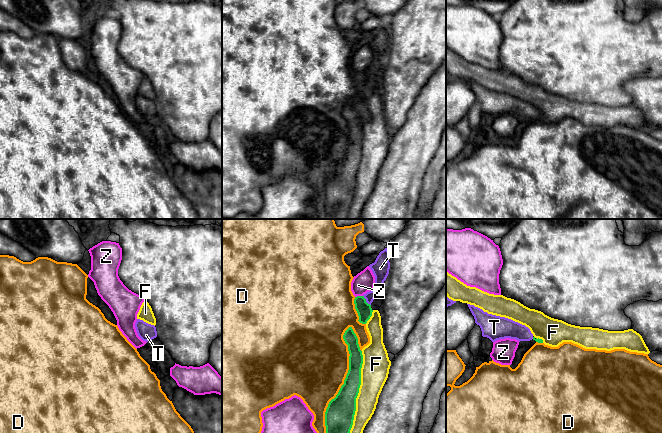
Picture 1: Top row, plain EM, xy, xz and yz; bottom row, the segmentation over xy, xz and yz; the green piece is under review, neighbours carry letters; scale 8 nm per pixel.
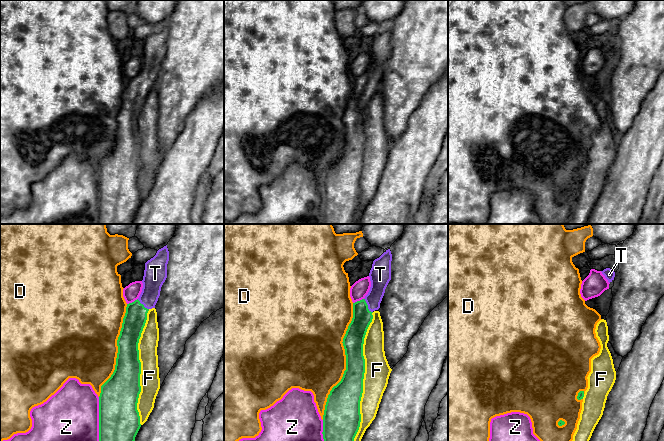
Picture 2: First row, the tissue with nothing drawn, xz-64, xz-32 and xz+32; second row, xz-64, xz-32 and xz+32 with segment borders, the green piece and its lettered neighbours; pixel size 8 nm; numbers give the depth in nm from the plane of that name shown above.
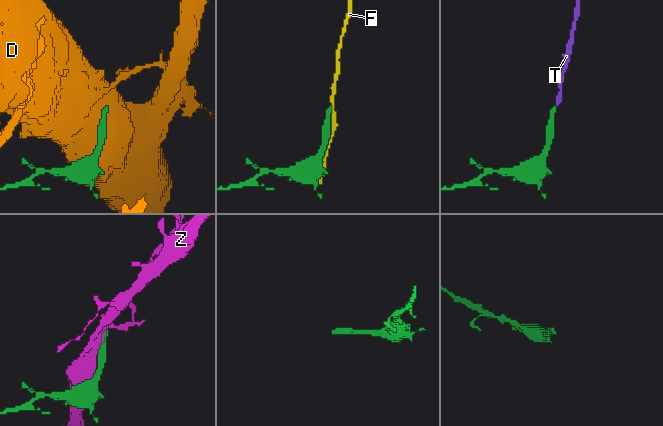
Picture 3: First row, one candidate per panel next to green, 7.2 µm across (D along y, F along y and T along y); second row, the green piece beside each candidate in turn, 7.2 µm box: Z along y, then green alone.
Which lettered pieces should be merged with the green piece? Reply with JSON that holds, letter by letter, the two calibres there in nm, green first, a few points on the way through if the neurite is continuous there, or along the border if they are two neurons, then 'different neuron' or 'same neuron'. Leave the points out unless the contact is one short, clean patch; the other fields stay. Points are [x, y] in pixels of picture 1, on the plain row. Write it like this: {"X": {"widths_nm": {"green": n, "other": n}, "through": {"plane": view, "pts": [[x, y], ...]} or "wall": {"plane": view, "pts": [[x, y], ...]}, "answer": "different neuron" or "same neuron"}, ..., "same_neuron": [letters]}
{"D": {"widths_nm": {"green": 220, "other": 480}, "answer": "different neuron"}, "F": {"widths_nm": {"green": 240, "other": 220}, "answer": "different neuron"}, "T": {"widths_nm": {"green": 120, "other": 110}, "through": {"plane": "xz", "pts": [[364, 86], [365, 76], [376, 63], [380, 49]]}, "answer": "same neuron"}, "Z": {"widths_nm": {"green": 120, "other": 170}, "answer": "different neuron"}, "same_neuron": ["T"]}

